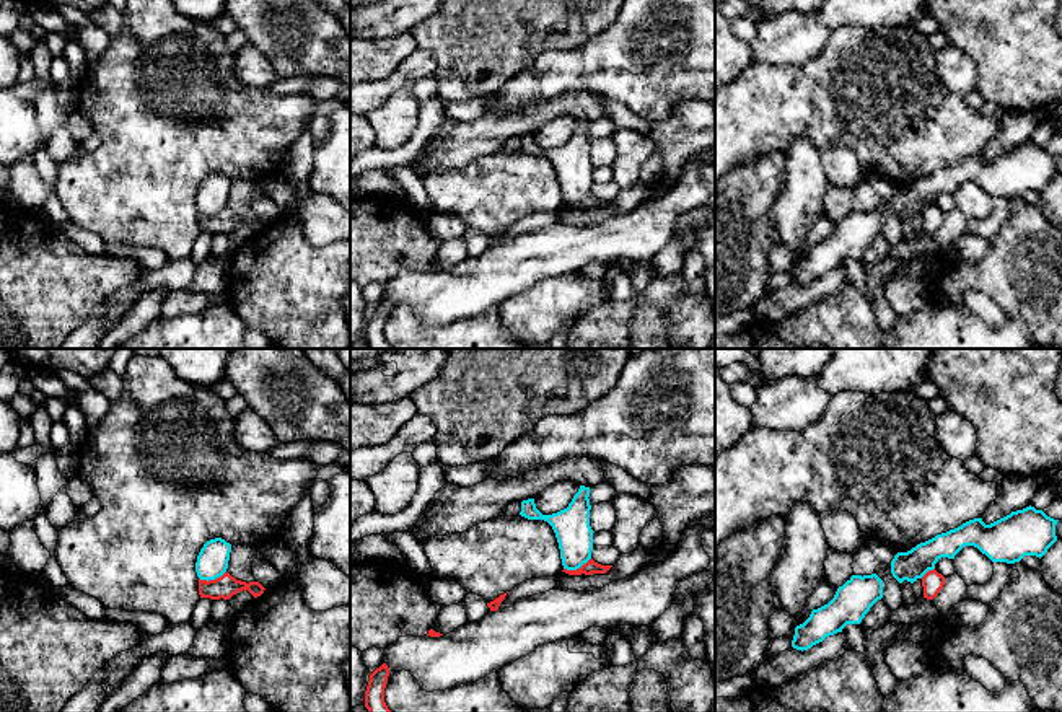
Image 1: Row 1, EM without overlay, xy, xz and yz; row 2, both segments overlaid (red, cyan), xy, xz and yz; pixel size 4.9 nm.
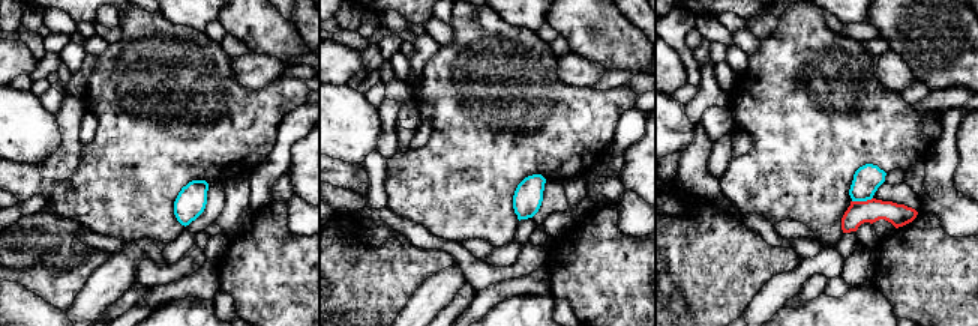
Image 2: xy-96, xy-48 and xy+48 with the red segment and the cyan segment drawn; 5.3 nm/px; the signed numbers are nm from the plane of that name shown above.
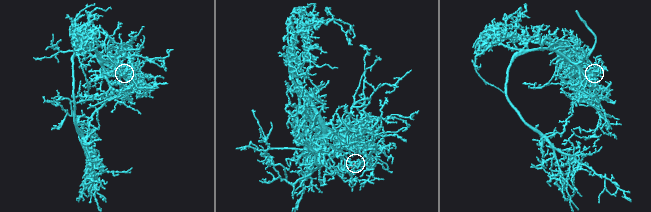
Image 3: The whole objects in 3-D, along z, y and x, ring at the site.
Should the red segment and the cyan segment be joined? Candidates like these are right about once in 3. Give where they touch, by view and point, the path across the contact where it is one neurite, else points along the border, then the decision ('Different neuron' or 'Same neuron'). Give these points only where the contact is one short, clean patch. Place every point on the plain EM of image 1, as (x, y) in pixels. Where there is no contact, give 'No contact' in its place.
Touches red at xy (212, 215). Boundary: xy (225, 206), (214, 214), (199, 214). Different neuron

